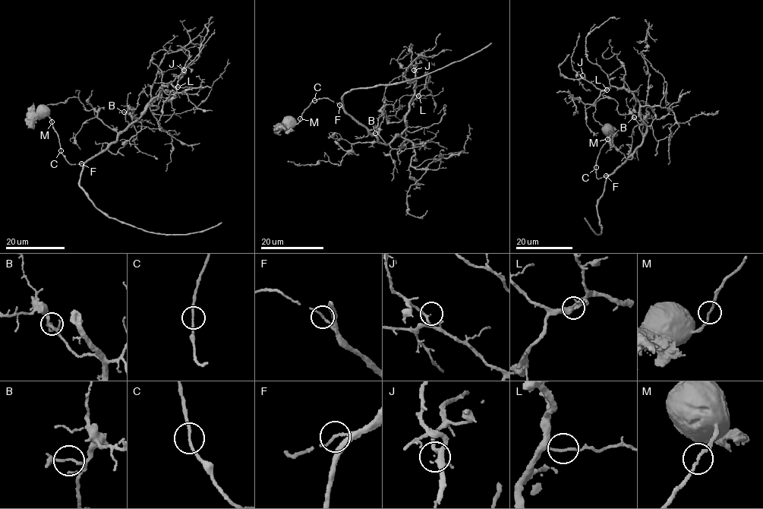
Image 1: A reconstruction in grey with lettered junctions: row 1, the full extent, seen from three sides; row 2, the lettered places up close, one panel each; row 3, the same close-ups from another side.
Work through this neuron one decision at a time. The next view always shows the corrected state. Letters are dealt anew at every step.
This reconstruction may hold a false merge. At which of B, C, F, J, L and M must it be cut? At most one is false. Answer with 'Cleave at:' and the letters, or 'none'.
Cleave at: none

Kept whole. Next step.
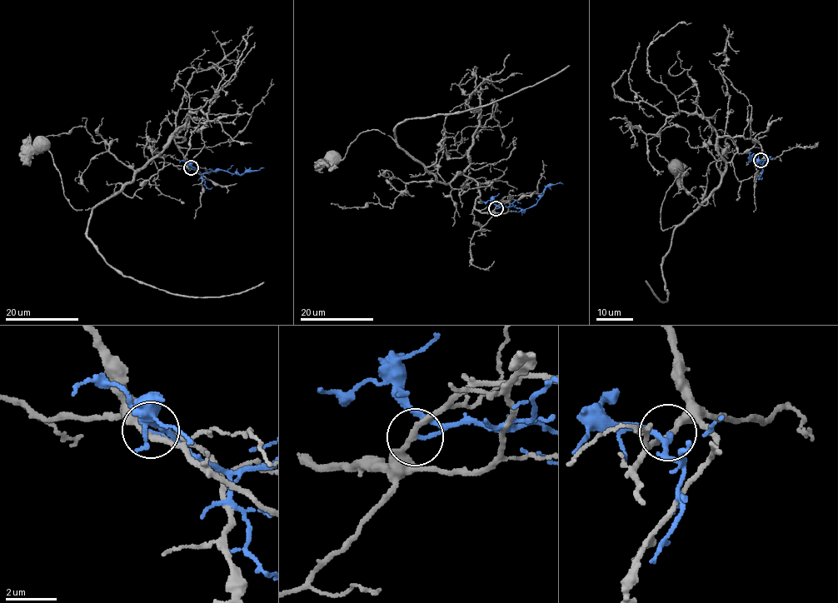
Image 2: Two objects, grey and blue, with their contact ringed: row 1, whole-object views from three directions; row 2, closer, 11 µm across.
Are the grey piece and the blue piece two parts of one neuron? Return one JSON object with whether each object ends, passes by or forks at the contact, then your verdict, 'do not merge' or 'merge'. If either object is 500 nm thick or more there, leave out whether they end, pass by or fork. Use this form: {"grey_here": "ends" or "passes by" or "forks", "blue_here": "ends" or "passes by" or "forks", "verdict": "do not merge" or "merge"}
{"grey_here": "passes by", "blue_here": "ends", "verdict": "do not merge"}

